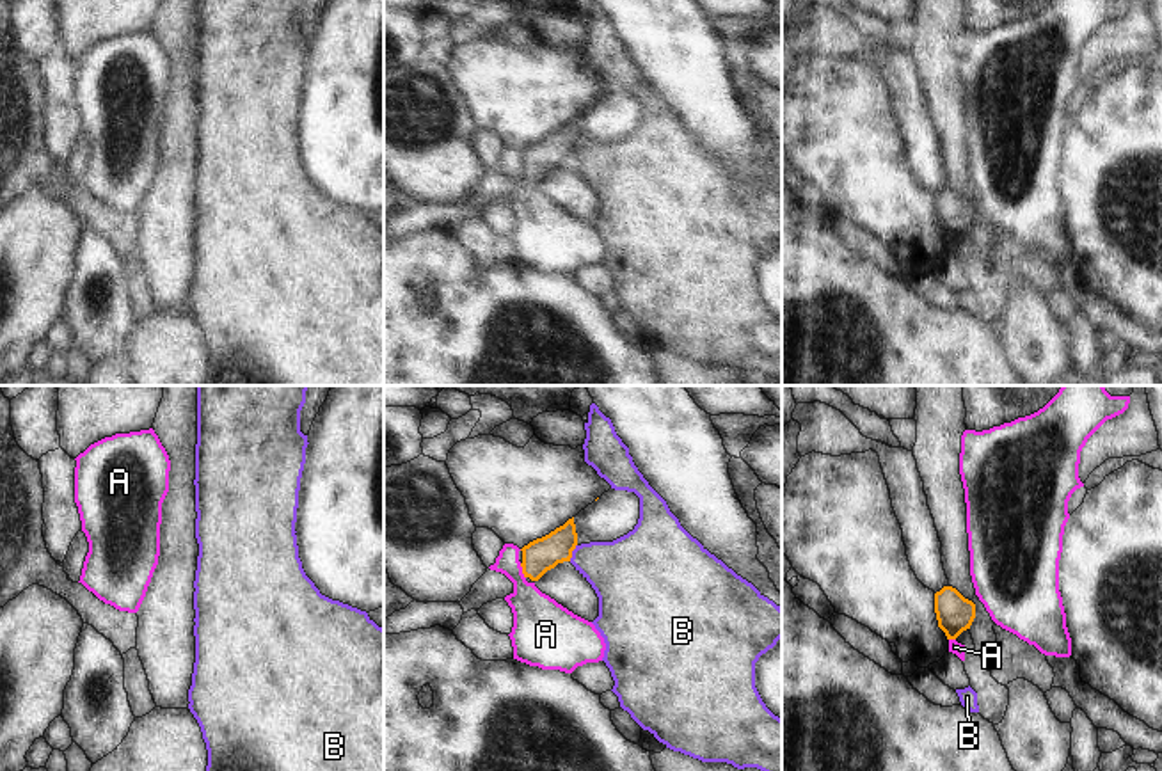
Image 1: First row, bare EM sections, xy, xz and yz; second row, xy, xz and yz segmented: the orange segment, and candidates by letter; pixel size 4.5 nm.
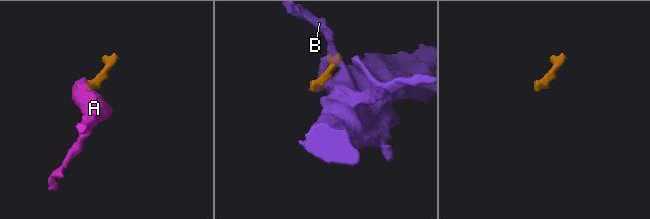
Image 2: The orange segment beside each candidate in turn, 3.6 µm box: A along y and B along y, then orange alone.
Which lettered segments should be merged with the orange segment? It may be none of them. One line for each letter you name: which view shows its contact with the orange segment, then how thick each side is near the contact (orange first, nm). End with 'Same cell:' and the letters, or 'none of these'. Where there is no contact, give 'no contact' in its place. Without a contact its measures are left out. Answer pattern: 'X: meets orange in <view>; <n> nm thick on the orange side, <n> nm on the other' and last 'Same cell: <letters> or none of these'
Same cell: none of these

